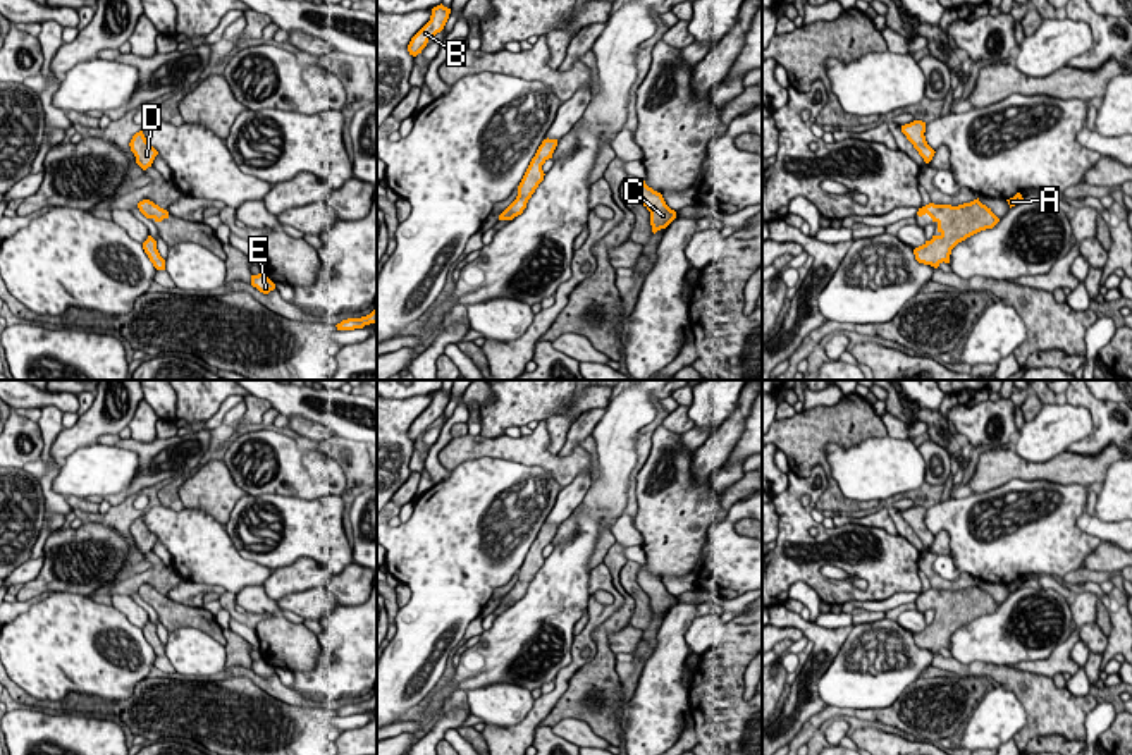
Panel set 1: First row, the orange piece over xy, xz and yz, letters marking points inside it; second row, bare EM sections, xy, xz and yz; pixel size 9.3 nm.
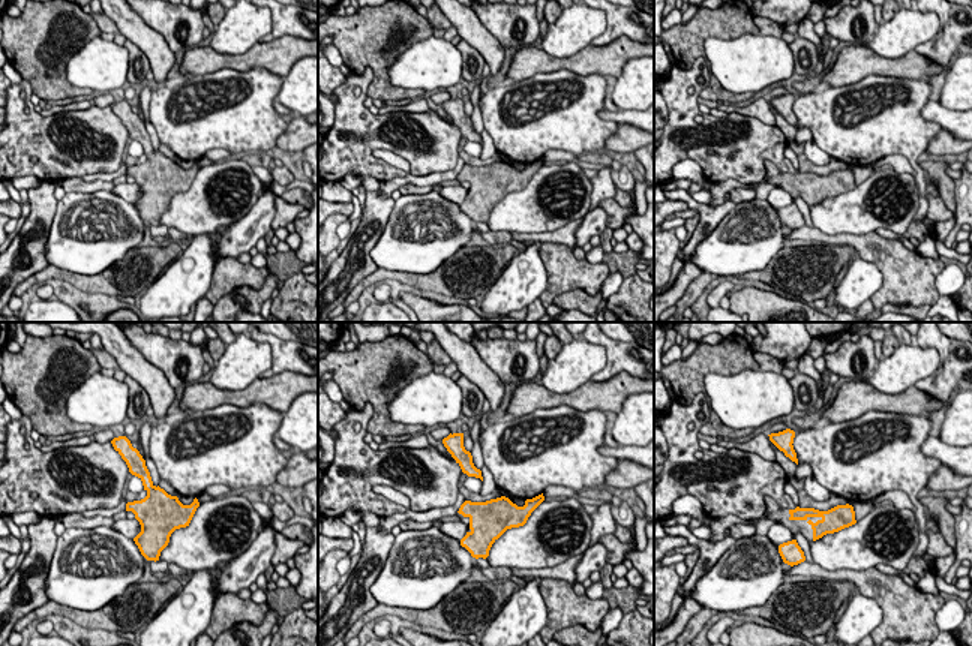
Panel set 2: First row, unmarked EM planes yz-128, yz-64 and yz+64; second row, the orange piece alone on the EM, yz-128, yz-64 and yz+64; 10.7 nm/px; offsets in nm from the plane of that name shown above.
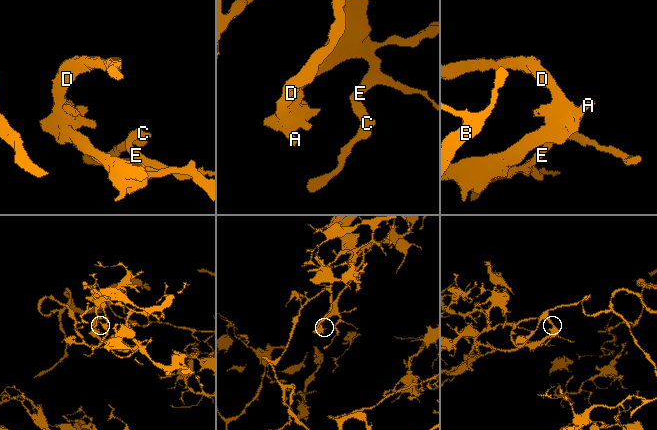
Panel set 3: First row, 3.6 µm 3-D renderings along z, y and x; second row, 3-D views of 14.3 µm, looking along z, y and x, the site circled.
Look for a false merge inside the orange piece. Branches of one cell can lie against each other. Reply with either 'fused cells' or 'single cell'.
single cell

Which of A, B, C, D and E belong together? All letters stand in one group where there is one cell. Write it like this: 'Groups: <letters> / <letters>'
Groups: A B C D E

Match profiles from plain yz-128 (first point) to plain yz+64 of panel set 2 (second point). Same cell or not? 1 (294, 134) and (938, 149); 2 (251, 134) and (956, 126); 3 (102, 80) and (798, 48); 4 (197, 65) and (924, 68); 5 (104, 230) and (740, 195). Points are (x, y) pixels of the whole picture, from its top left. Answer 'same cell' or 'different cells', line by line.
1: same cell
2: different cells
3: different cells
4: same cell
5: different cells

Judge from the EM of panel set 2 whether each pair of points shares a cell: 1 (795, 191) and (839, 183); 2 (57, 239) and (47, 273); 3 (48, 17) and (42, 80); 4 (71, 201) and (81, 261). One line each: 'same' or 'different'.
1: same
2: different
3: same
4: same

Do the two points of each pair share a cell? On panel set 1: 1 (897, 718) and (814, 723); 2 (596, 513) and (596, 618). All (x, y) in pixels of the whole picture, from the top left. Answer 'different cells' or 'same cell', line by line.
1: same cell
2: different cells

